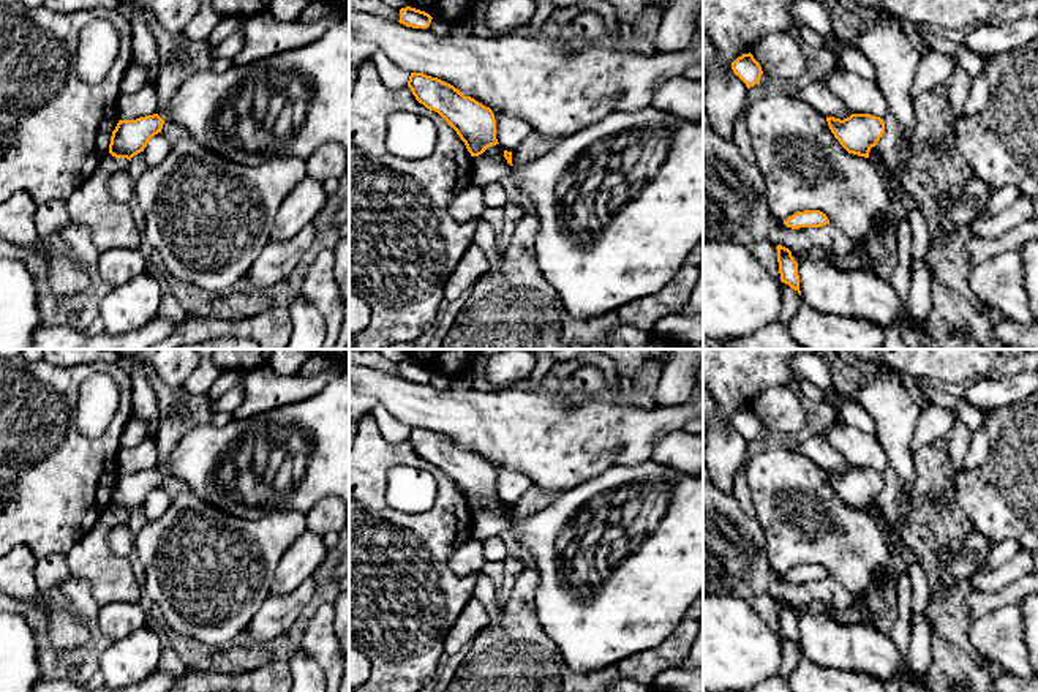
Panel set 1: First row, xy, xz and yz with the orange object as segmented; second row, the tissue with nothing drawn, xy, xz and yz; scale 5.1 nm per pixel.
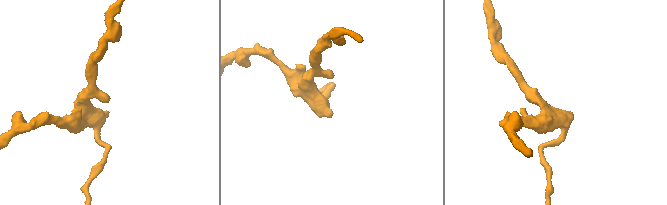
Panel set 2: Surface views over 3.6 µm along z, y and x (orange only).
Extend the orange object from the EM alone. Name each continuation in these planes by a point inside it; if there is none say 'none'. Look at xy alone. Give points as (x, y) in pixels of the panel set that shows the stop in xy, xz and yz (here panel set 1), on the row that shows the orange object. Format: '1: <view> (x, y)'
1: xy (288, 105)

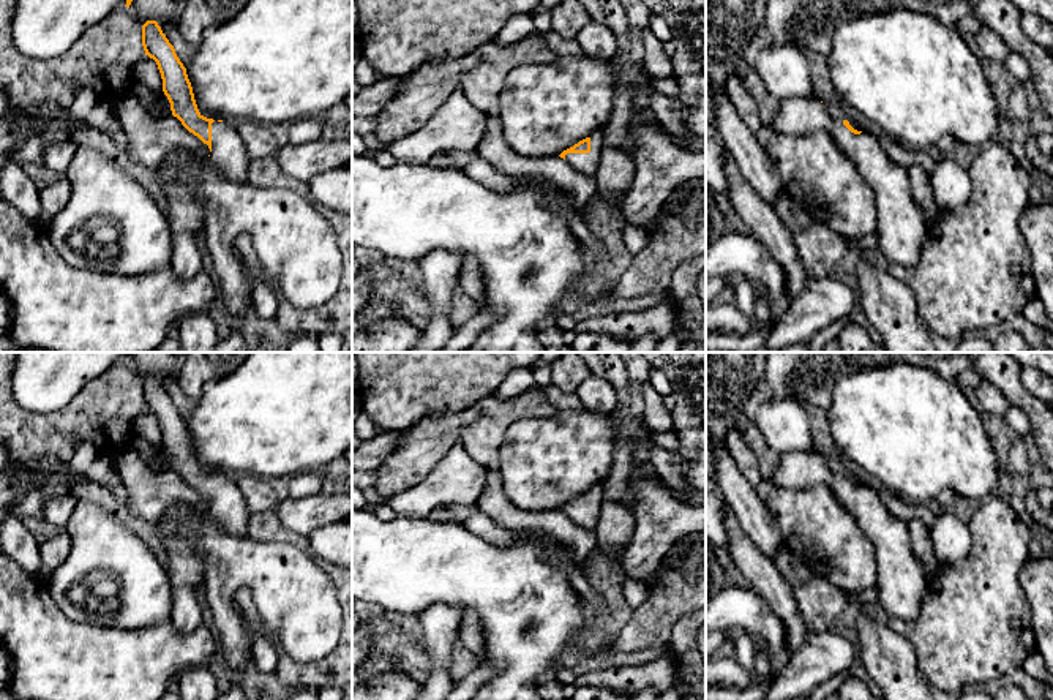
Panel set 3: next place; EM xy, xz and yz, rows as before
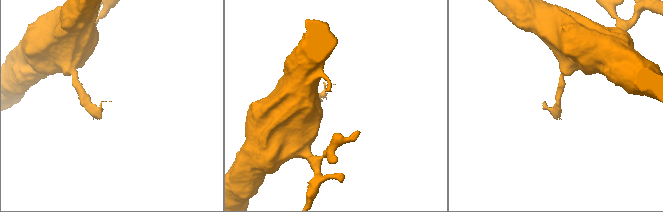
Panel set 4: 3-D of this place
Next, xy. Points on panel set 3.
1: xy (228, 154)

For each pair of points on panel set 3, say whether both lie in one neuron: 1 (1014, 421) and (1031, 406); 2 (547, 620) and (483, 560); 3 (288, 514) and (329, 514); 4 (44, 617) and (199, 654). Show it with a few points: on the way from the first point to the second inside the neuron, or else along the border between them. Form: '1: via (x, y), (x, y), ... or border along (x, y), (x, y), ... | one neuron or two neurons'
1: border along (1011, 405), (1026, 416), (1031, 432) | two neurons
2: via (531, 607), (499, 575) | one neuron
3: via (297, 514), (319, 514) | one neuron
4: via (82, 653), (161, 653) | one neuron

